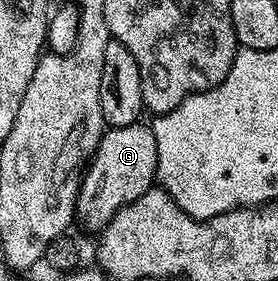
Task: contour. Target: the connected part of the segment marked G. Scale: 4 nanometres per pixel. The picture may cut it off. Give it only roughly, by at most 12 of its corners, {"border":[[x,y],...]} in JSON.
{"border":[[147,124],[105,128],[75,220],[103,231],[153,188]]}

